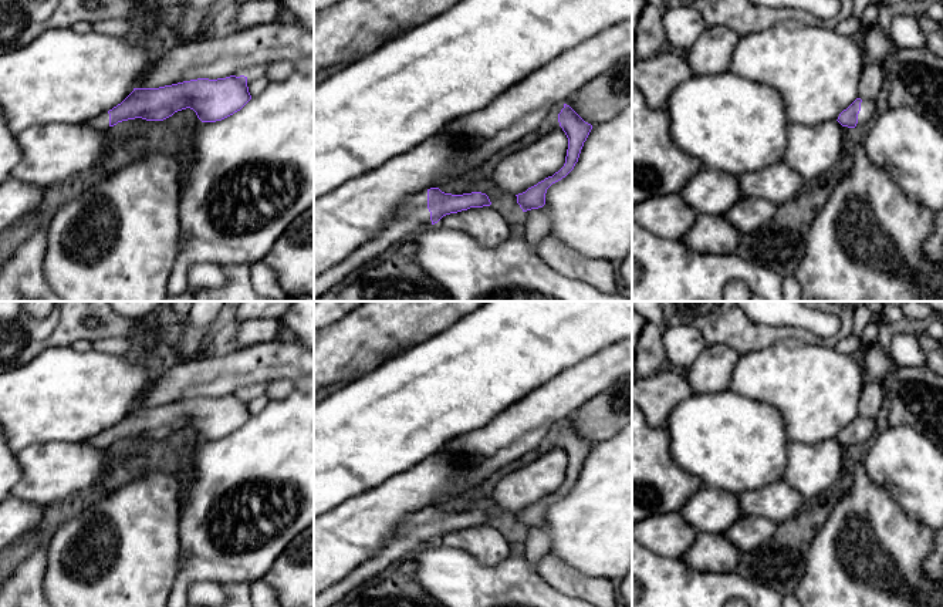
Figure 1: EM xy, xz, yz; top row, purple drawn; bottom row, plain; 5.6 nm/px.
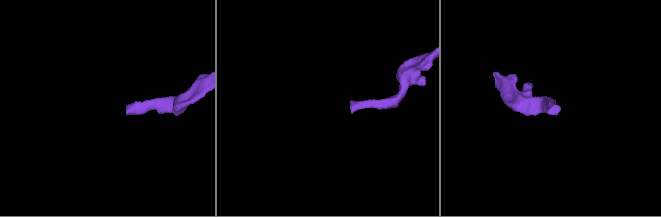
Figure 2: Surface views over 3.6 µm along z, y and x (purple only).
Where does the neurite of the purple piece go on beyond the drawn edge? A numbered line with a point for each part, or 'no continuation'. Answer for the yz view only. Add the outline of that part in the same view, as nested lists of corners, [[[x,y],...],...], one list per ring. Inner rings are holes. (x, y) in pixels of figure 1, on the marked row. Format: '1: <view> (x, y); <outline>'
1: yz (868, 108); [[[862,100],[861,111],[858,114],[858,124],[855,128],[866,129],[876,117],[876,102],[871,100]]]

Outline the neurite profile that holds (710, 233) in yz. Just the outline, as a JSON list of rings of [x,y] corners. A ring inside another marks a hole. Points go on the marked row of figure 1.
[[[699,213],[682,242],[699,253],[734,254],[738,239],[738,230],[724,216]]]

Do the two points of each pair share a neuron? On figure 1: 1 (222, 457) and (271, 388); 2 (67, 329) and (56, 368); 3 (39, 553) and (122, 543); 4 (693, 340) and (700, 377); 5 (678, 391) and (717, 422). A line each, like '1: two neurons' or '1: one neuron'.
1: two neurons
2: two neurons
3: two neurons
4: two neurons
5: two neurons

